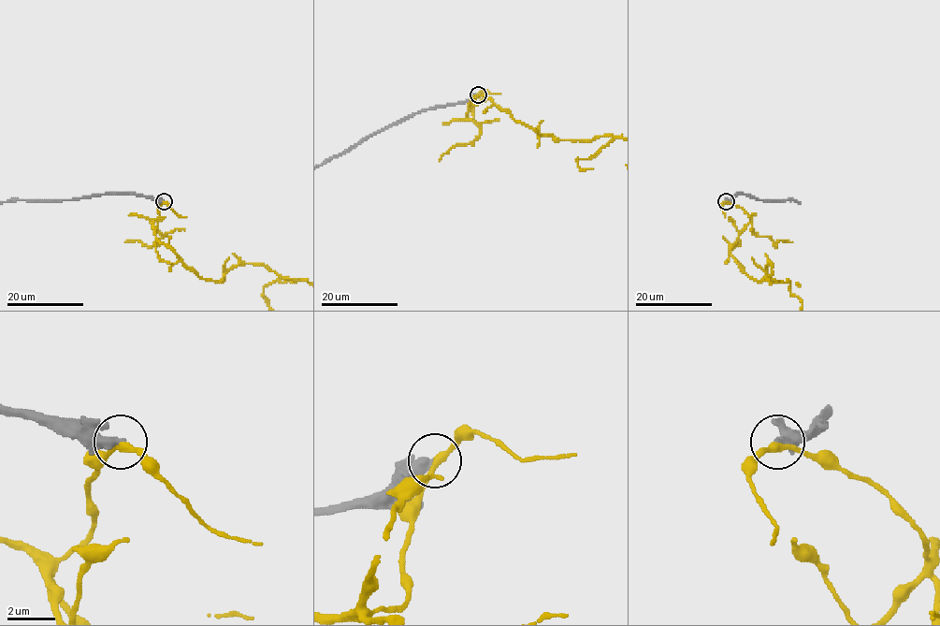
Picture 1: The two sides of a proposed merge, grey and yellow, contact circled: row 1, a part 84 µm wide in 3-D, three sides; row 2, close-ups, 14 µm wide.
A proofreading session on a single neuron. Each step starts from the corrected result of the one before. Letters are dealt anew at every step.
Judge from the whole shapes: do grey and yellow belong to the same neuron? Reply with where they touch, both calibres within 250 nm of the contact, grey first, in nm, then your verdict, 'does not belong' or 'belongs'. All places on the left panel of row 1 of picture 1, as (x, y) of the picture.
place (164, 201); calibres 440 and 260 nm; does not belong

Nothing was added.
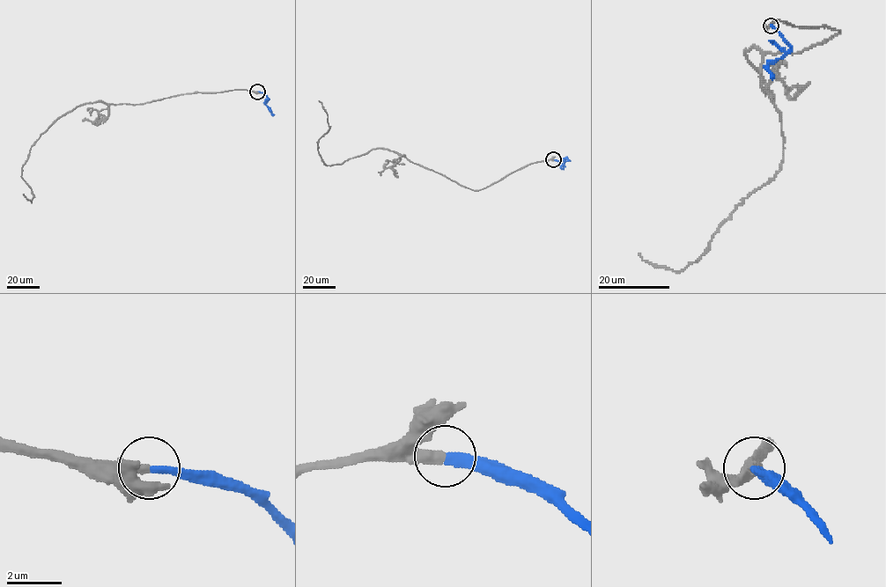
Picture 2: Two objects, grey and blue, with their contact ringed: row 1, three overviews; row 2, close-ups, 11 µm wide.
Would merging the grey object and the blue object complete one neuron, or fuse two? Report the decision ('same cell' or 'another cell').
same cell

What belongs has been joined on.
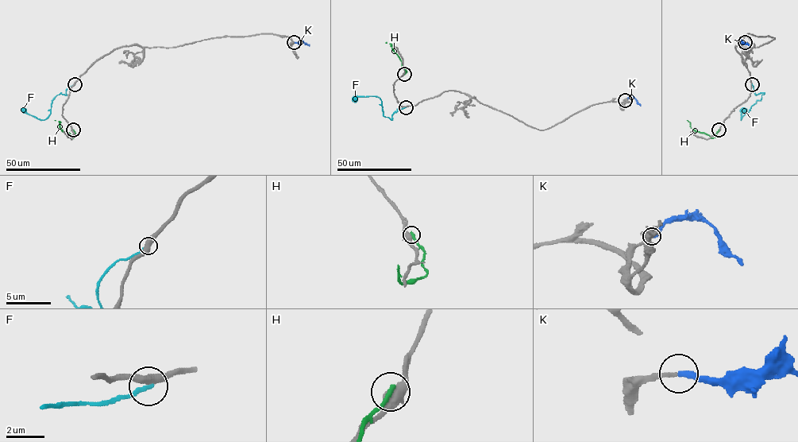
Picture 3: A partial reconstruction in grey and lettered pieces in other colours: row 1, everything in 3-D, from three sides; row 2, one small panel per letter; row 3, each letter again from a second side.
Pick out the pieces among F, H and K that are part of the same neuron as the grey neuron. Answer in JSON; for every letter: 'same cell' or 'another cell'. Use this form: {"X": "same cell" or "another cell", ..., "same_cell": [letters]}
{"F": "another cell", "H": "another cell", "K": "same cell", "same_cell": ["K"]}

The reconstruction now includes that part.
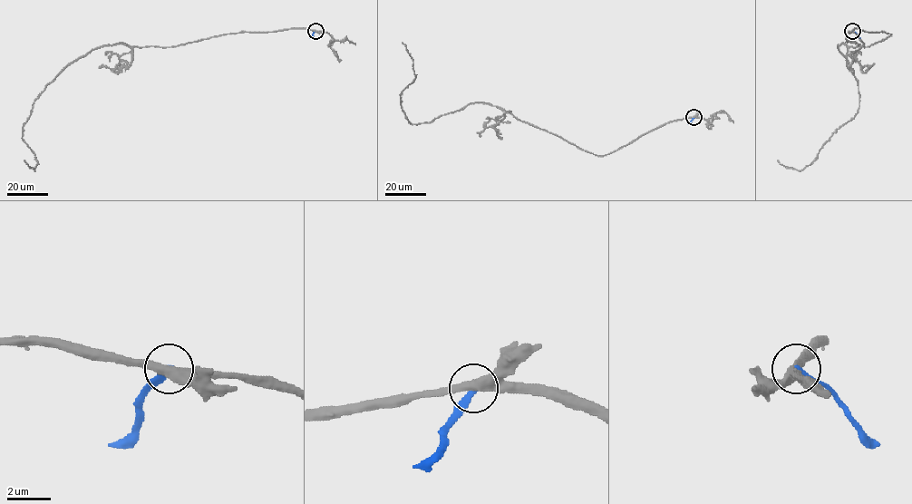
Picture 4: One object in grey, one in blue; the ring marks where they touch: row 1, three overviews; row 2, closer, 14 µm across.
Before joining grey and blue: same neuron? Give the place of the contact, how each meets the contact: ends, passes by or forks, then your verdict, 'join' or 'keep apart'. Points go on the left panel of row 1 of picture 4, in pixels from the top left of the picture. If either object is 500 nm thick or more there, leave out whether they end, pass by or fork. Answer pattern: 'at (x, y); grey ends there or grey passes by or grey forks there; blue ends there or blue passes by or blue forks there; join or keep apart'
at (315, 31); grey passes by; blue ends there; keep apart

